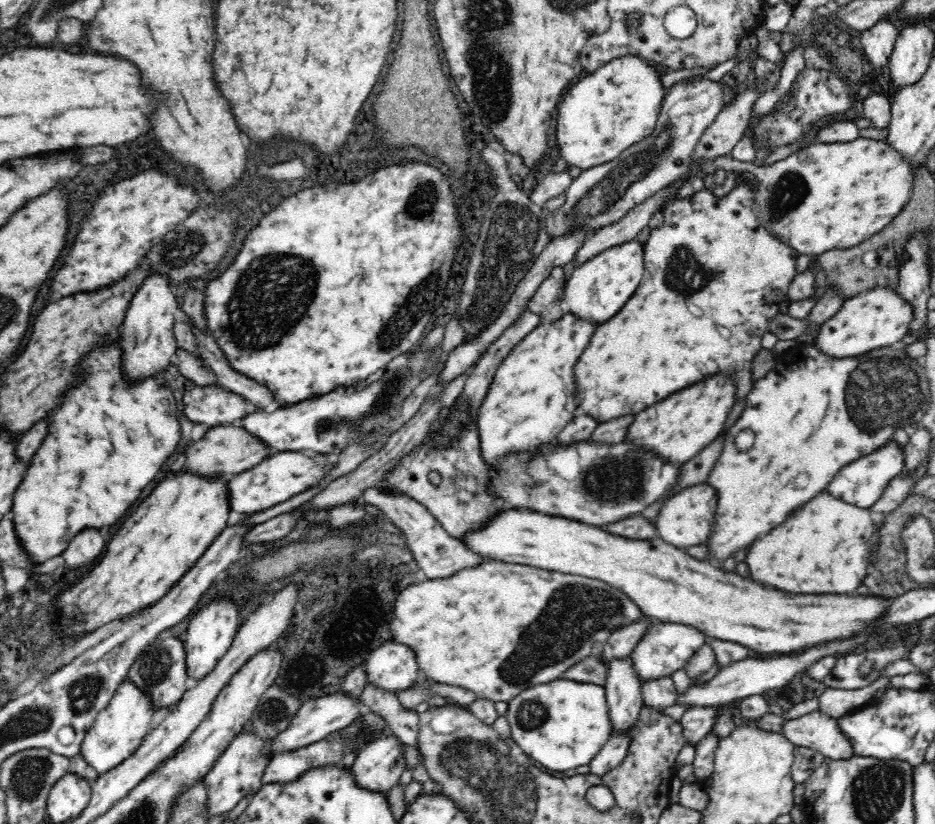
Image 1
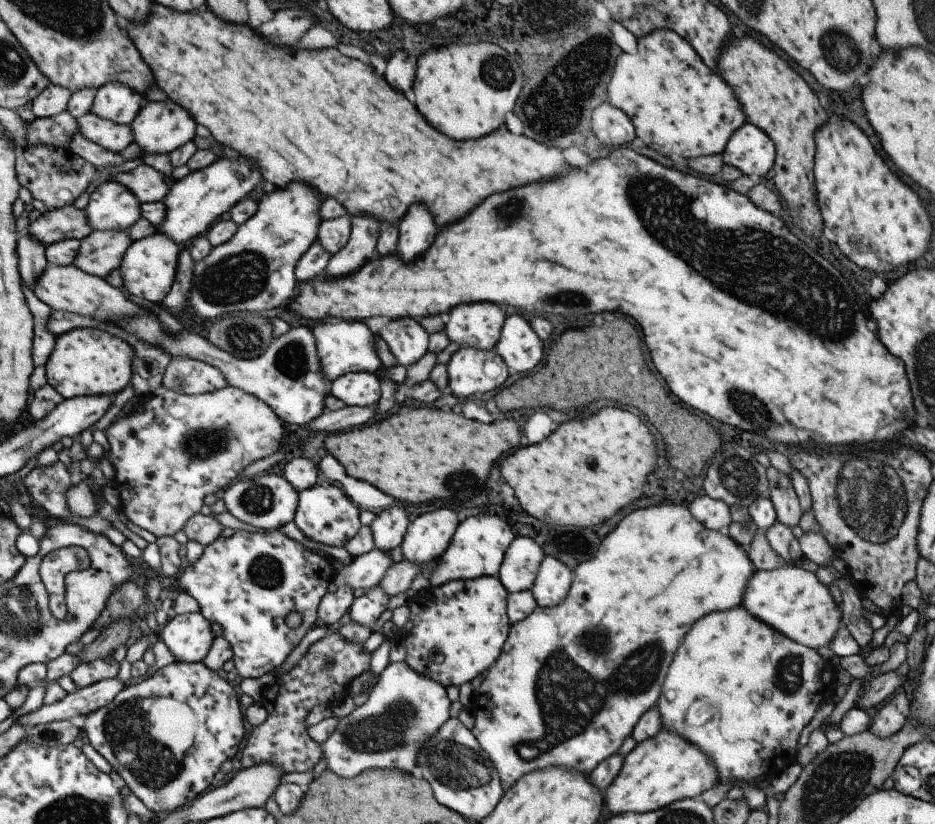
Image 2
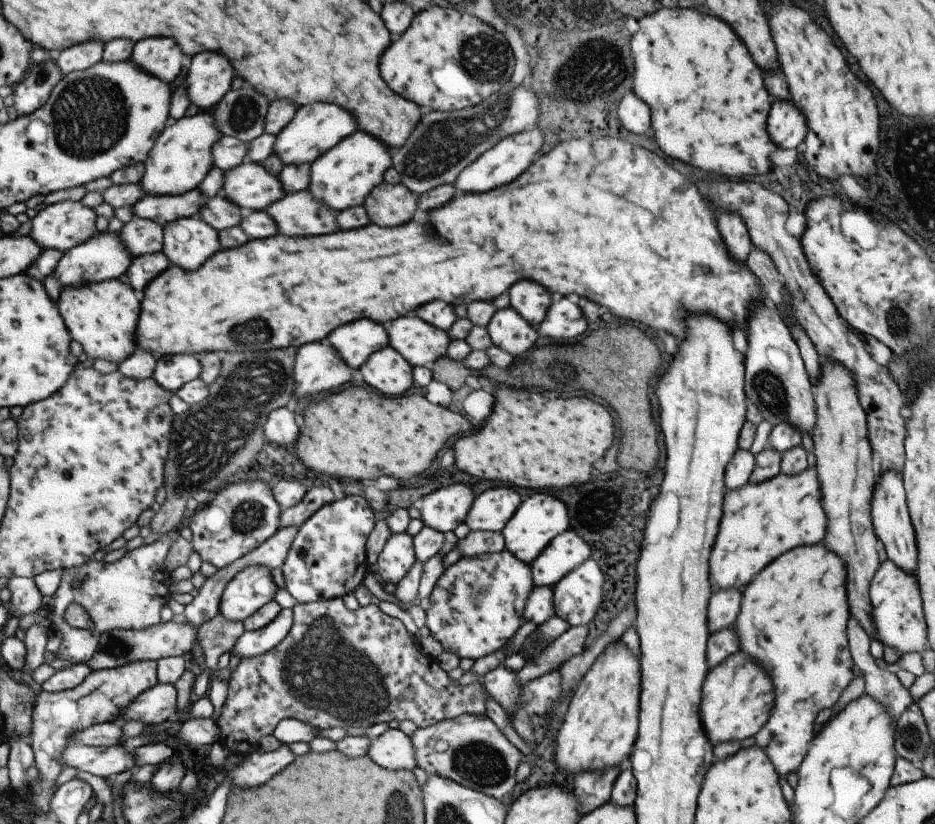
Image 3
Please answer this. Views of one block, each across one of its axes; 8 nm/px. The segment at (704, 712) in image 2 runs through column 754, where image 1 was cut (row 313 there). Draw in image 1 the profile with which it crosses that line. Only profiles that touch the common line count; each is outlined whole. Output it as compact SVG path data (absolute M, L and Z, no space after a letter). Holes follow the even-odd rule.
M745 182L745 185L738 186L736 190L732 190L724 198L716 198L709 190L702 189L689 198L674 201L663 210L664 224L660 228L651 230L650 237L644 246L645 271L634 296L630 297L623 309L608 322L596 327L596 330L594 330L596 334L590 338L592 342L588 344L588 350L584 350L584 354L580 356L580 362L576 362L576 370L574 370L576 388L578 388L576 400L578 400L578 408L582 410L582 414L588 414L598 422L610 422L610 420L616 420L624 414L626 416L628 414L638 414L646 406L652 406L658 400L664 400L666 396L714 375L726 375L726 377L734 379L734 387L736 387L734 402L745 400L756 382L752 374L753 358L762 349L762 336L768 331L771 320L784 310L782 305L787 298L790 283L797 274L796 258L798 258L796 250L789 247L787 243L782 243L773 238L761 226L759 218L756 218L754 211L752 211L752 207L755 206L754 198L755 192L749 188L748 182Z

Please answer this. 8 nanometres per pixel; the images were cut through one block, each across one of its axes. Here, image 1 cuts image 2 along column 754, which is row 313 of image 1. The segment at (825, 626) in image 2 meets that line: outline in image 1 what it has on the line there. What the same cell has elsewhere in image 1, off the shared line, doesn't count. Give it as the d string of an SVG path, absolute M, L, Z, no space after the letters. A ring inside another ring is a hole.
M632 239L630 242L610 247L576 267L565 284L564 299L570 308L569 312L578 319L596 323L596 326L608 322L634 296L645 271L643 256L644 246Z

